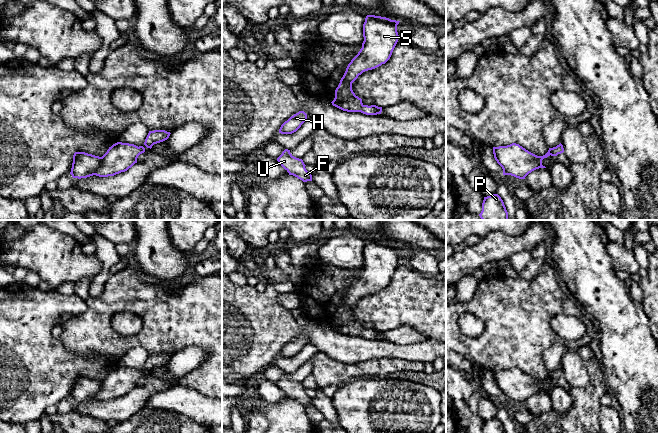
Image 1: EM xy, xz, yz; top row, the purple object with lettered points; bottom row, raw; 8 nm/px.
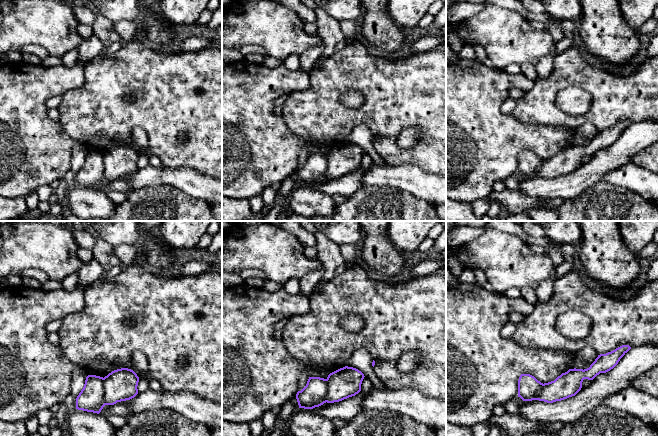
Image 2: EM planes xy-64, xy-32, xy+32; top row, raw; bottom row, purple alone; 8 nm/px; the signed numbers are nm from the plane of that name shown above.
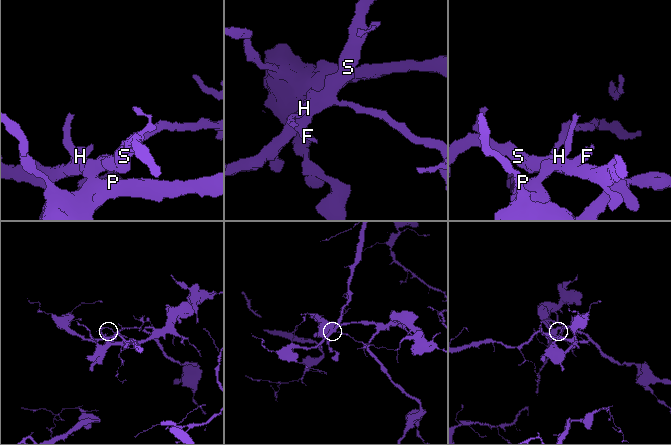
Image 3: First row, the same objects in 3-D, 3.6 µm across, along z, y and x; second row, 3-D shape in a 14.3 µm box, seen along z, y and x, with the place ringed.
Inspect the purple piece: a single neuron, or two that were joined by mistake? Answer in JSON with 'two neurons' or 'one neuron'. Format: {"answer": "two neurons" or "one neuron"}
{"answer": "two neurons"}

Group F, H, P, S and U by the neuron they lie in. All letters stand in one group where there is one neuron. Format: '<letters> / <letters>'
F S U / H P

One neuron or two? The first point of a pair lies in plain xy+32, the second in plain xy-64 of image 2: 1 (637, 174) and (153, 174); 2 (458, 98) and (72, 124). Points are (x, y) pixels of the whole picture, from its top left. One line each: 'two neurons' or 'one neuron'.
1: one neuron
2: two neurons

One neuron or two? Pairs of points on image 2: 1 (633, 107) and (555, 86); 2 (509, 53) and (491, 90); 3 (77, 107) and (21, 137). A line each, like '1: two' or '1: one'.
1: one
2: two
3: two

